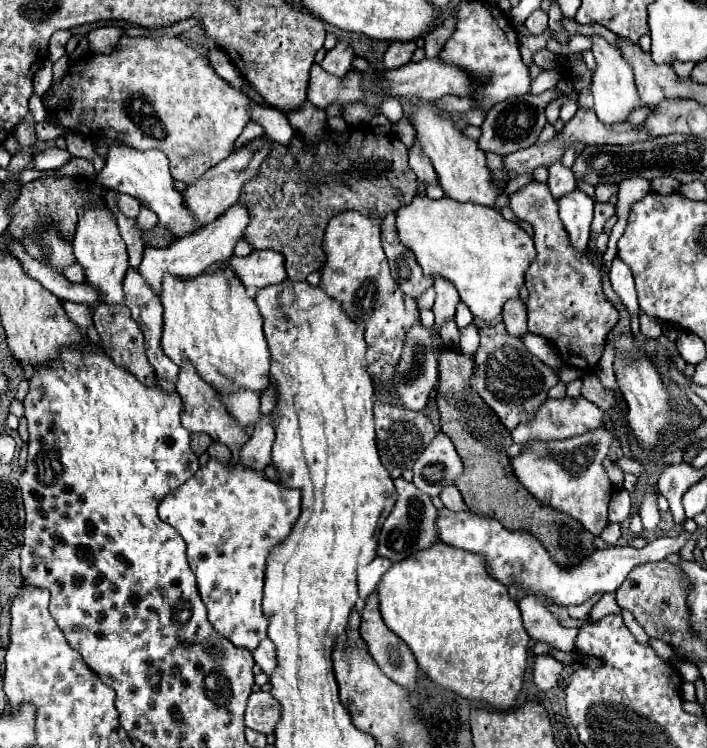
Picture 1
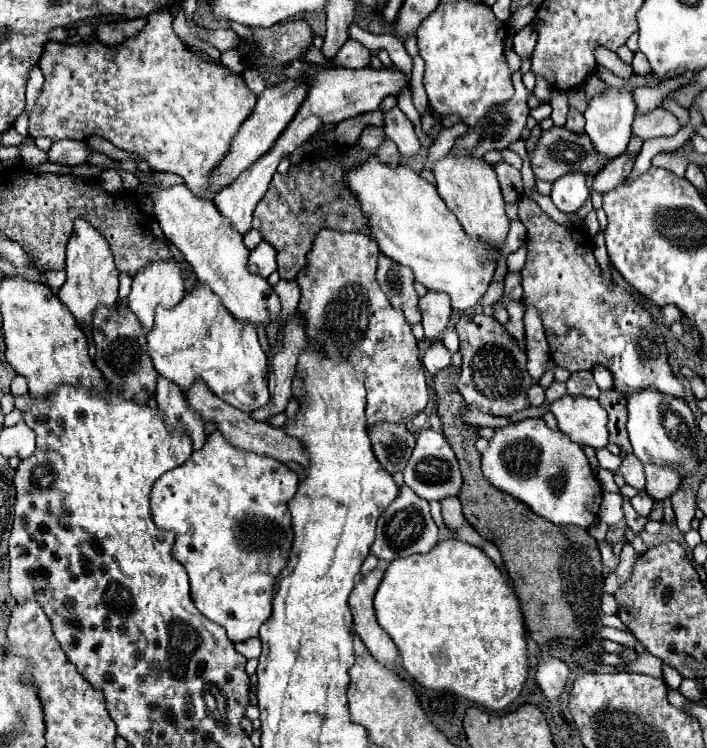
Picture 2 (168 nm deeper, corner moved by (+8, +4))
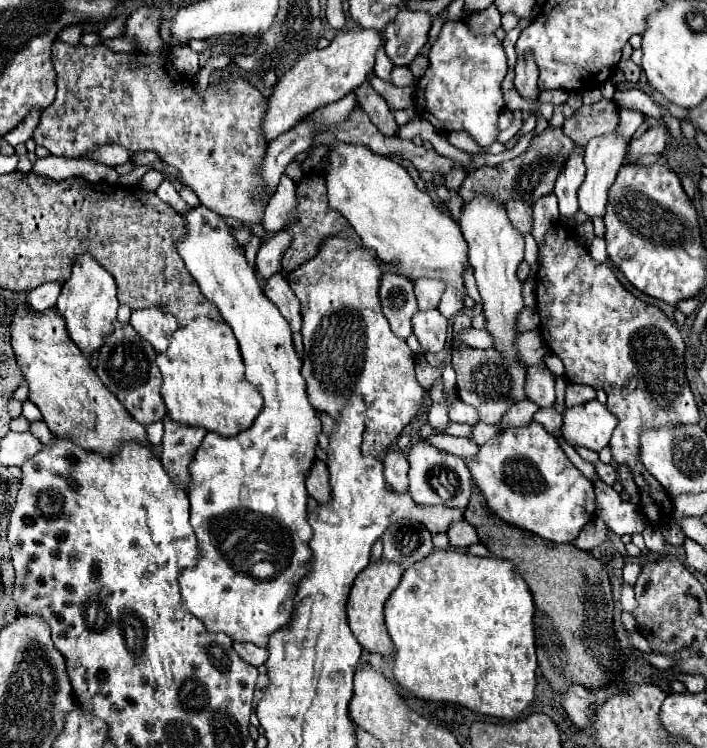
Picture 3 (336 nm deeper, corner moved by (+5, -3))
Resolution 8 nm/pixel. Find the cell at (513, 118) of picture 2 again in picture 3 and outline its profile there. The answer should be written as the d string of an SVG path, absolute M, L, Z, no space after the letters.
M455 167L455 169L445 177L445 187L447 187L447 189L451 189L451 191L457 191L457 189L461 187L461 183L463 183L465 175L467 175L467 171L465 171L465 169Z

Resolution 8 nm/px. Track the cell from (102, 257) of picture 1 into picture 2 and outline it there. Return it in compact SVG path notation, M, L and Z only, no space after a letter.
M74 220L74 232L68 240L66 250L66 274L68 280L58 292L58 298L66 304L66 308L74 314L78 324L92 324L92 312L96 306L112 306L118 302L118 270L114 266L112 250L104 236L92 228L88 220Z

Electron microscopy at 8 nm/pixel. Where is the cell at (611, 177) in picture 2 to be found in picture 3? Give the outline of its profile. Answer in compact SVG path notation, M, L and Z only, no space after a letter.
M653 123L641 137L631 139L631 153L661 153L667 147L669 131L663 123Z

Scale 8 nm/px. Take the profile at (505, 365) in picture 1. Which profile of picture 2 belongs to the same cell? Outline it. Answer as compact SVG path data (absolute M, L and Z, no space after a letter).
M464 314L456 324L458 336L460 336L460 350L462 350L462 374L458 380L458 390L464 396L464 400L472 406L476 406L484 414L492 416L512 416L514 412L522 412L530 408L528 404L528 388L536 384L536 380L526 370L526 352L522 352L516 344L516 340L508 334L508 330L494 318L486 314L476 314L474 318L470 314Z

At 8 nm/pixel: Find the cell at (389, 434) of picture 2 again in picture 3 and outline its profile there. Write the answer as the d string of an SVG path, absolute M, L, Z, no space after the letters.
M389 449L383 457L383 465L385 465L385 481L391 485L391 489L395 489L397 493L407 493L407 471L409 471L407 457L397 449Z

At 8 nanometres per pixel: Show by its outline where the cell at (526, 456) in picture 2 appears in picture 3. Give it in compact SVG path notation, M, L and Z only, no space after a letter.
M535 421L519 429L505 429L497 433L493 439L479 447L479 453L467 465L493 515L519 529L527 529L547 541L571 543L577 539L585 523L596 517L595 492L591 481L583 477L583 473L565 457L557 439Z

